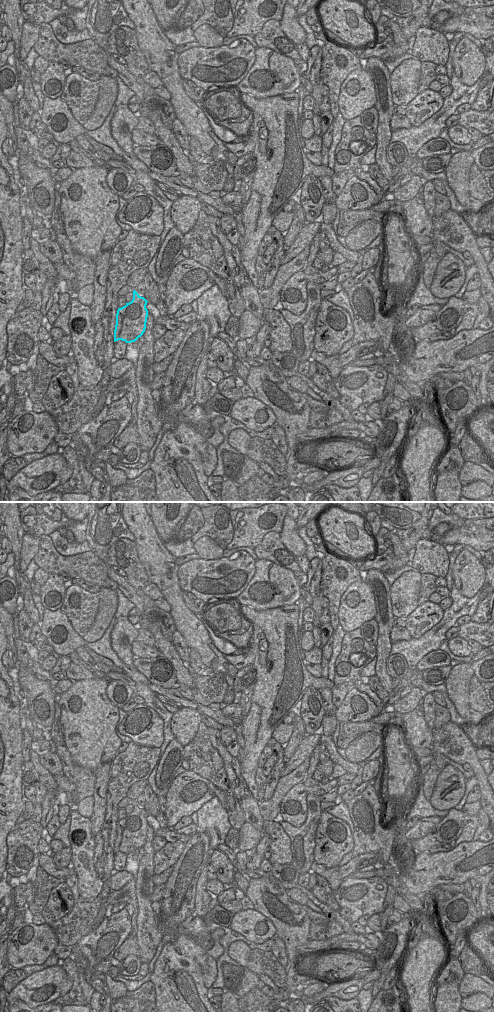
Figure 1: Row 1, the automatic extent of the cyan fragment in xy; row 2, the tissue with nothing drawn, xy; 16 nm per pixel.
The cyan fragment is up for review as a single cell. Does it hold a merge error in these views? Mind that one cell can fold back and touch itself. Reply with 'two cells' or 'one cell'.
two cells

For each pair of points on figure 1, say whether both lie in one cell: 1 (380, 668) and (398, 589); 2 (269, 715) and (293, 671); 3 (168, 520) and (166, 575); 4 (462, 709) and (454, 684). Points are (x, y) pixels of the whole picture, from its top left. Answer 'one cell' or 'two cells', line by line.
1: two cells
2: one cell
3: two cells
4: one cell

